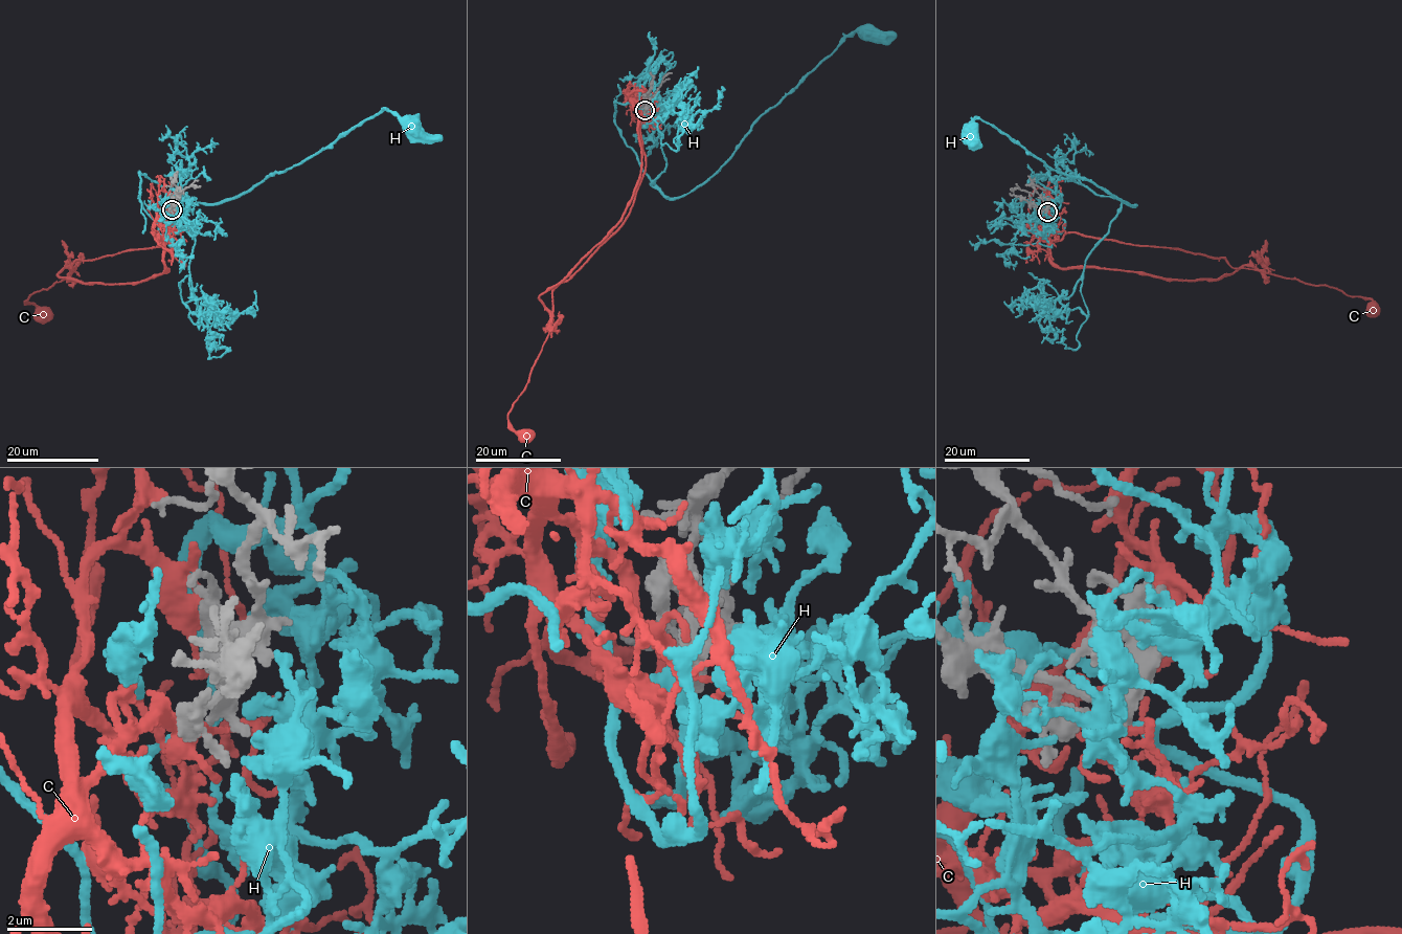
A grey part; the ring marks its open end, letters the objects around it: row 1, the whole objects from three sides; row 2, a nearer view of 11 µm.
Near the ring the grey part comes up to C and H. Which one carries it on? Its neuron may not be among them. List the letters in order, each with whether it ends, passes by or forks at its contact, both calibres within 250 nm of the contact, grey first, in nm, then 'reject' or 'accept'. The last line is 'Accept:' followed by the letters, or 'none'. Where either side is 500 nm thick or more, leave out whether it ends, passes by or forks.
C: it forks there; 320 nm thick on the grey side, 280 nm on the other; reject
H: it forks there; 320 nm thick on the grey side, 180 nm on the other; accept
Accept: H

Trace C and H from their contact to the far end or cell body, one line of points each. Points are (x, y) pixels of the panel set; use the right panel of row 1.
C: (1046, 212), (1031, 221), (1055, 241), (1071, 231), (1179, 248), (1369, 297), (1372, 309)
H: (1046, 212), (1064, 228), (1044, 237), (1039, 197), (1054, 177), (1134, 204), (1059, 173), (979, 118), (969, 136)

